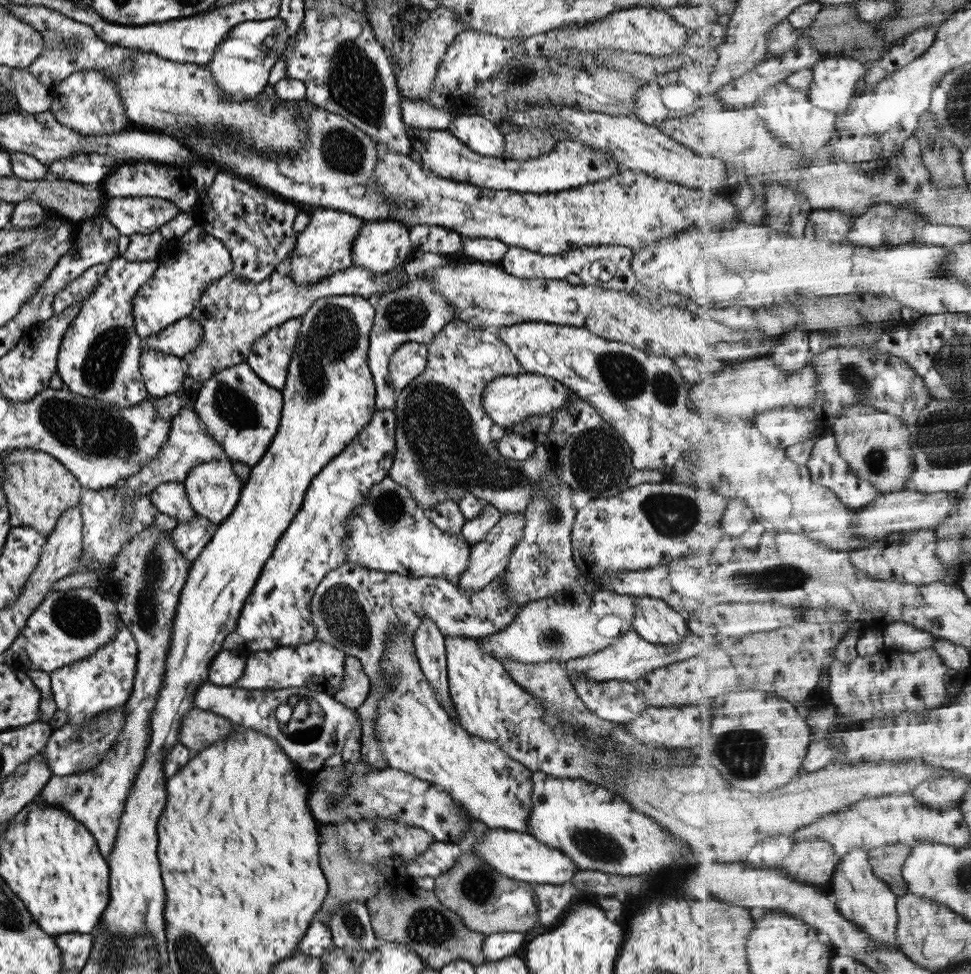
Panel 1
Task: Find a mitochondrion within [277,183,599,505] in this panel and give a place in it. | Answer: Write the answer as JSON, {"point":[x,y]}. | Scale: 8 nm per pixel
{"point":[439,430]}

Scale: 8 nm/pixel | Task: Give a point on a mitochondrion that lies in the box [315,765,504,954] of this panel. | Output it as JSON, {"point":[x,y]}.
{"point":[426,926]}

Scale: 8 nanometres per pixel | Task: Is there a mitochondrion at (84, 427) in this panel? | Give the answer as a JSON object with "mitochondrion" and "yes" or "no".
{"mitochondrion":"yes"}

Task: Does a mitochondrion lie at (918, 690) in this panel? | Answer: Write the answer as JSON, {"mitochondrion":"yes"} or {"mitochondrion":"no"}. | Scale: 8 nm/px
{"mitochondrion":"yes"}

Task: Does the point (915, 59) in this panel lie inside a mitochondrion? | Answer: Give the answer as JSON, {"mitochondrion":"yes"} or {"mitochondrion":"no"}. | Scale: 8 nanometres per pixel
{"mitochondrion":"no"}

